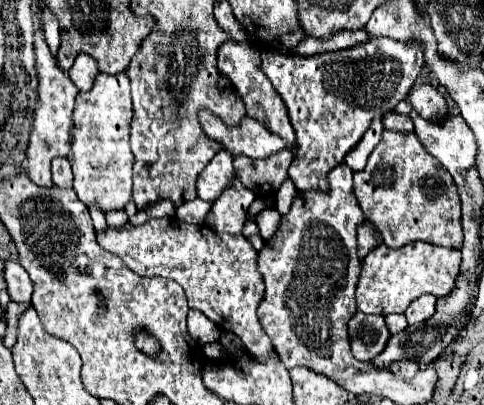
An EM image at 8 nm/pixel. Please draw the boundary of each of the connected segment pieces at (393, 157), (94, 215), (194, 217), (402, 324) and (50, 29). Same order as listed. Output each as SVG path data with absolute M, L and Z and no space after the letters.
M384 130L380 144L374 148L374 152L368 158L368 164L362 172L354 172L354 194L360 202L362 212L378 226L378 230L384 236L384 244L388 248L400 248L410 242L422 240L430 242L434 246L444 246L452 250L462 248L462 206L460 206L460 194L458 186L454 180L450 180L450 172L438 164L434 156L422 148L422 142L414 132L394 132L394 130Z
M91 205L88 207L92 222L94 225L95 232L101 232L107 226L104 213L97 205Z
M194 198L190 204L182 204L176 210L176 218L182 222L192 222L192 224L202 224L208 210L212 208L212 202L204 202L200 198Z
M388 314L388 316L386 316L386 324L388 324L390 334L402 332L402 330L406 330L406 326L408 326L404 314Z
M42 2L42 30L44 30L44 40L52 52L52 56L56 58L58 54L58 48L60 48L60 24L58 24L58 18L48 10L48 6Z

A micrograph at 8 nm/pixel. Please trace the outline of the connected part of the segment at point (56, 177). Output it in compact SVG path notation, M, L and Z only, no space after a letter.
M66 158L52 160L52 180L60 188L72 188L72 172L70 172L70 162Z

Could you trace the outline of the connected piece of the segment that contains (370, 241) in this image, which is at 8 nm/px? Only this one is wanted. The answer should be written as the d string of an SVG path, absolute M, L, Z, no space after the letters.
M364 224L362 228L358 228L358 252L360 252L360 258L364 258L374 246L376 246L374 228L370 228L370 224Z

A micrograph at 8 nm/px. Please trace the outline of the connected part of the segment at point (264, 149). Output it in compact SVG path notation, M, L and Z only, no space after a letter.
M202 110L198 112L198 120L206 136L218 142L220 148L228 150L232 156L244 154L252 160L258 160L290 148L280 136L272 134L262 122L250 116L244 116L238 126L228 126L210 110Z

